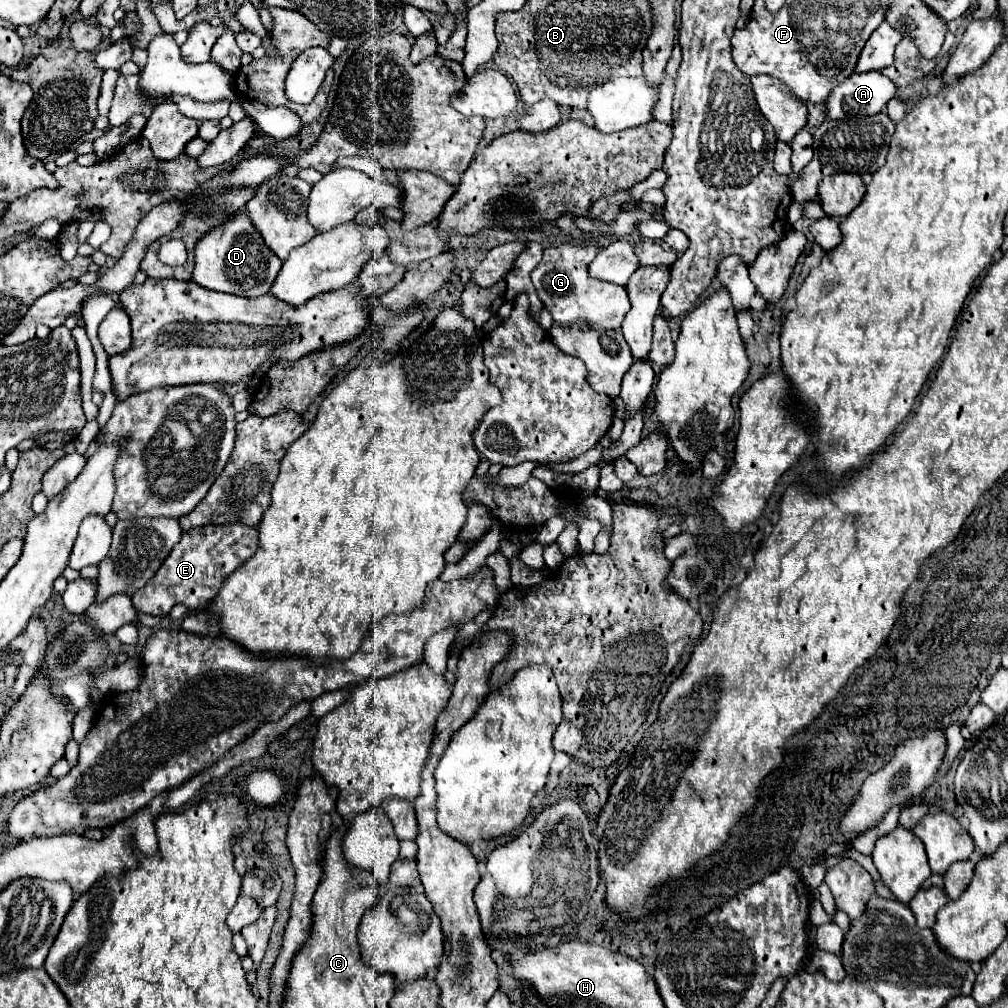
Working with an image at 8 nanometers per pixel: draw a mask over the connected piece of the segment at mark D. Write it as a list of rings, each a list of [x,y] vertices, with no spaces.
[[[237,213],[231,221],[215,227],[197,243],[193,281],[211,291],[223,291],[241,297],[261,297],[269,293],[269,287],[273,287],[281,265],[283,263],[263,243],[261,235],[251,225],[247,213]]]

